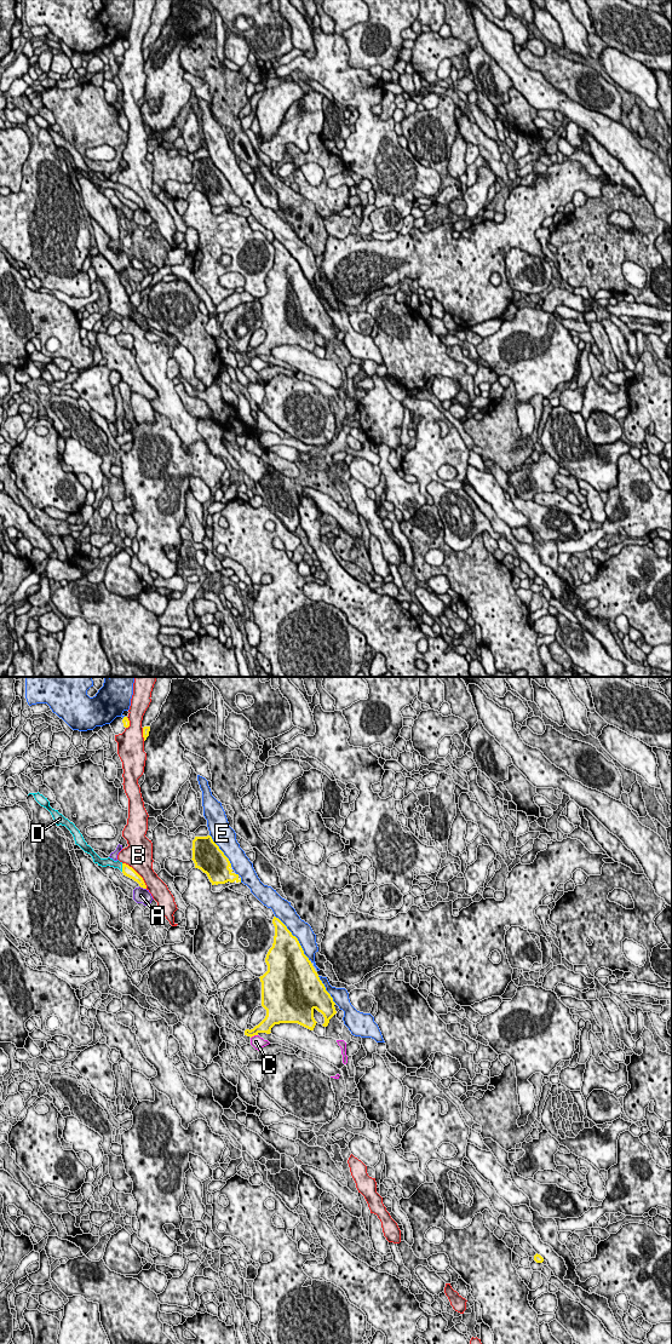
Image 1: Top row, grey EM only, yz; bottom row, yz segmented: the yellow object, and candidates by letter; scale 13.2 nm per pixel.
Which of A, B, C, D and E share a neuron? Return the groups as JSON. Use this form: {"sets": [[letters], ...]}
{"sets": [["A"], ["B"], ["C"], ["D"], ["E"]]}

